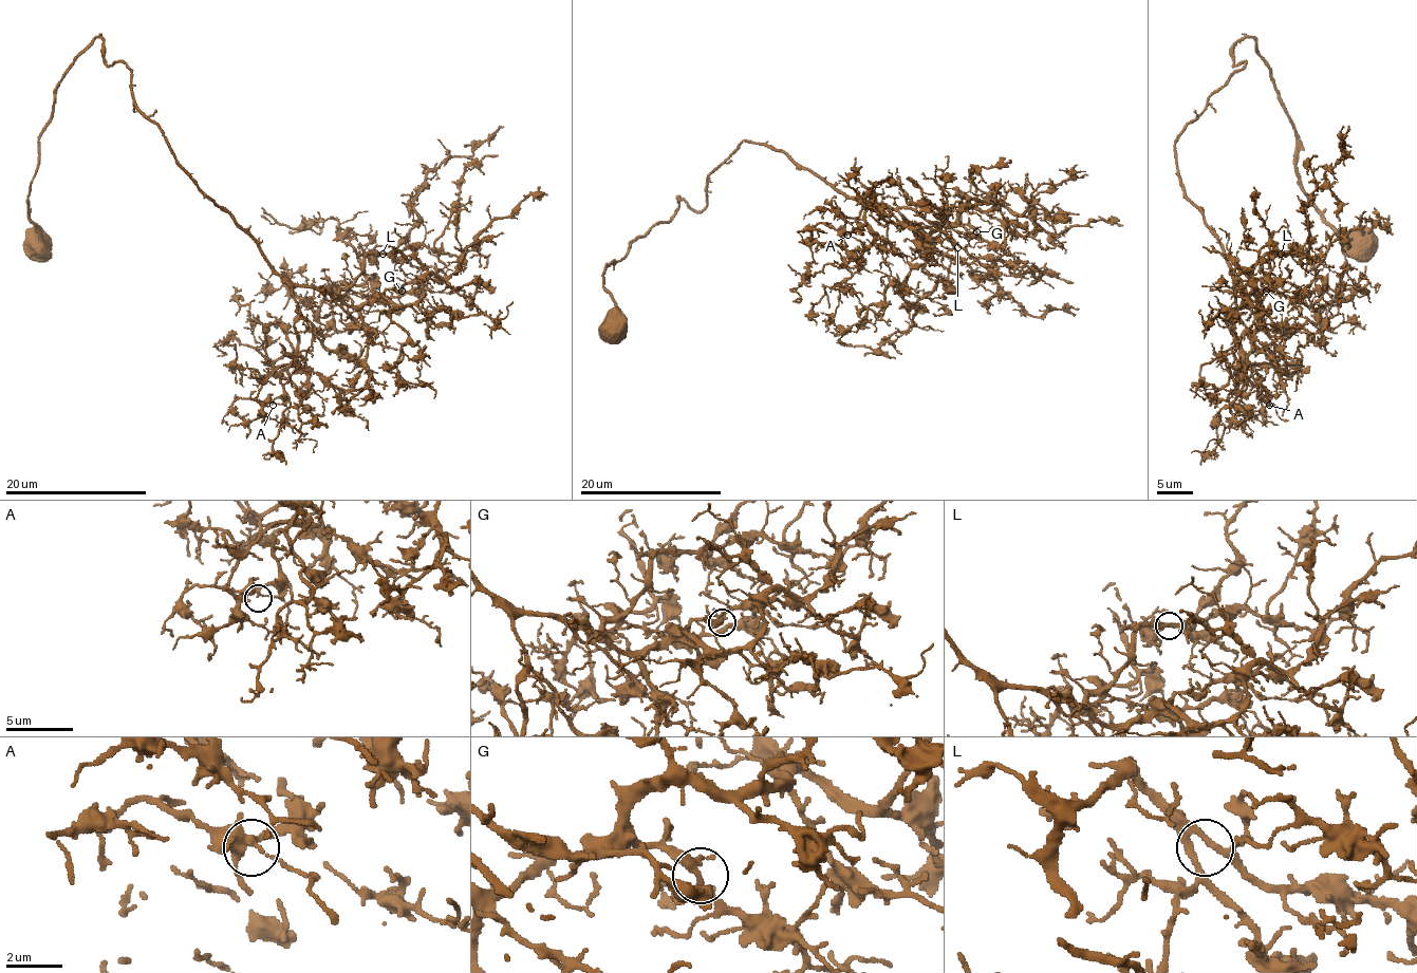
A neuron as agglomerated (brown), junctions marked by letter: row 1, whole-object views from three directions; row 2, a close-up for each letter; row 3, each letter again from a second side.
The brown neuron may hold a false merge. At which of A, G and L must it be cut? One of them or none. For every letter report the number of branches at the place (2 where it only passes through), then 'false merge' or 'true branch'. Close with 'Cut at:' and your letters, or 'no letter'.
A: branches 4; true branch
G: branches 5; true branch
L: branches 4; true branch
Cut at: no letter

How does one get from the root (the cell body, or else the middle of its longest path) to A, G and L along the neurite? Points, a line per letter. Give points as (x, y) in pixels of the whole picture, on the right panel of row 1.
A: (1364, 241), (1308, 197), (1296, 126), (1244, 37), (1242, 68), (1175, 156), (1233, 279), (1238, 366), (1269, 405)
G: (1364, 241), (1308, 197), (1296, 126), (1244, 37), (1242, 68), (1175, 156), (1242, 295), (1257, 305), (1265, 291)
L: (1364, 241), (1308, 197), (1244, 37), (1176, 170), (1252, 300), (1281, 254)

